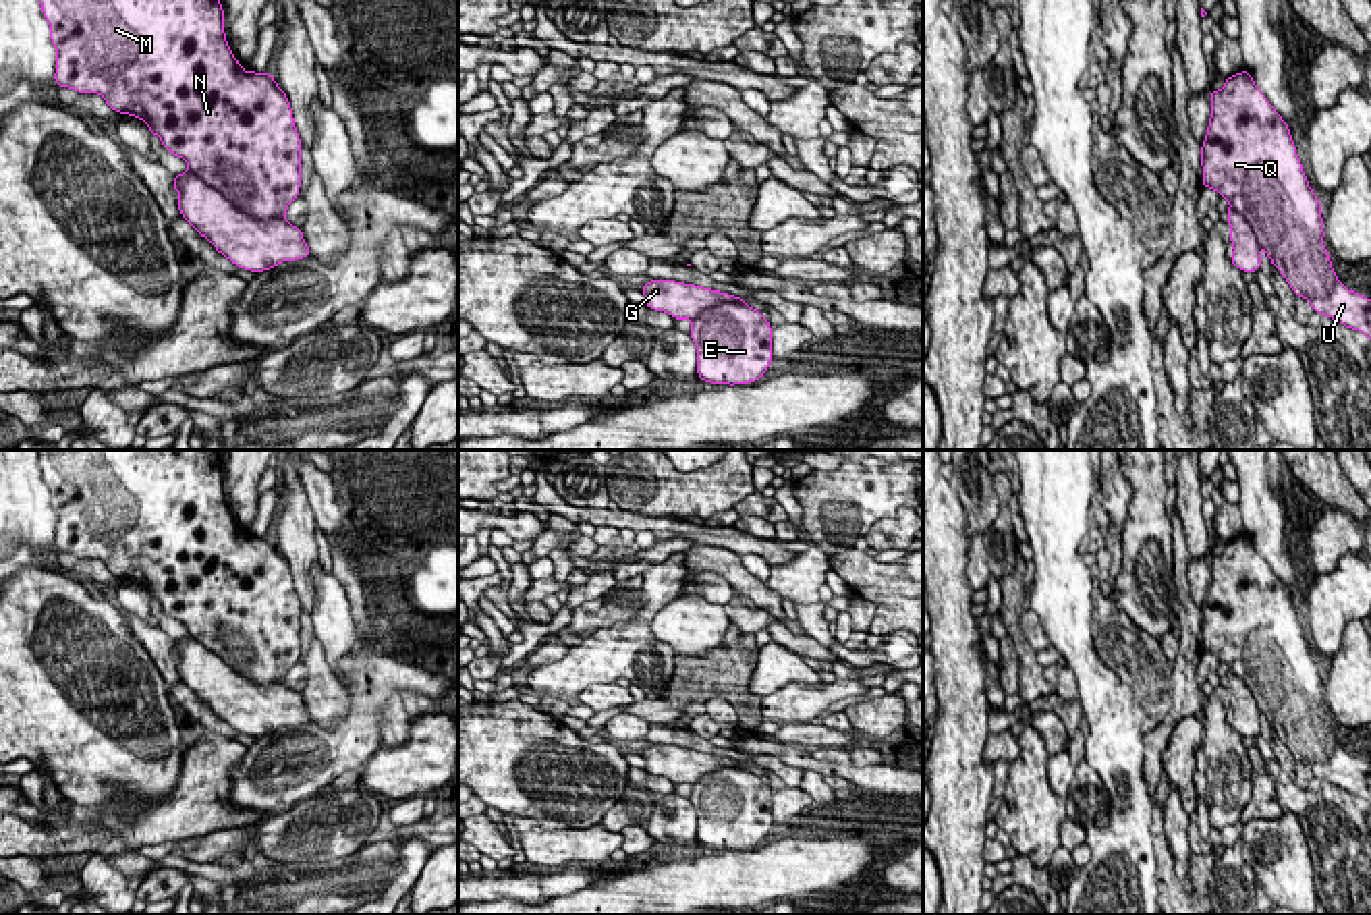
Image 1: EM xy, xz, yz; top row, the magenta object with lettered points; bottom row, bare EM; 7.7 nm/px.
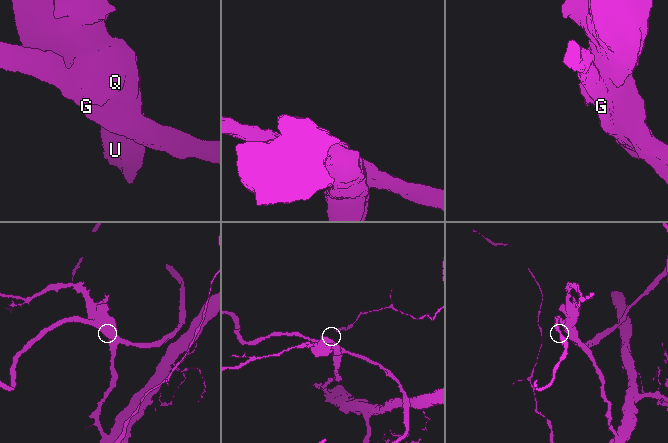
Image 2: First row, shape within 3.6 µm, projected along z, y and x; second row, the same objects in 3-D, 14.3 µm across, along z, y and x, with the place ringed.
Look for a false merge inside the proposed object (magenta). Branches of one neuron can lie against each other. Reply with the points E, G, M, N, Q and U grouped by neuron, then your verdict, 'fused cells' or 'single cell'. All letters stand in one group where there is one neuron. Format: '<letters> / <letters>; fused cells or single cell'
E M N Q U / G; fused cells

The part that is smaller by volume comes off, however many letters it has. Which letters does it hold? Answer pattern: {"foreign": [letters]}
{"foreign": ["G"]}

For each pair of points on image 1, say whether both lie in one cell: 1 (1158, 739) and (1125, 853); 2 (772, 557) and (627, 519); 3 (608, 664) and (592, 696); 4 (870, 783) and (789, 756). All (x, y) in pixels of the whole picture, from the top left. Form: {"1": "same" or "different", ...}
{"1": "different", "2": "same", "3": "different", "4": "same"}

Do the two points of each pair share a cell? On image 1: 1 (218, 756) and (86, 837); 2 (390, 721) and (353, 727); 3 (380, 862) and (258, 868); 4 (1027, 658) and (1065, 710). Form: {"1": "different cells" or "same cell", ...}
{"1": "same cell", "2": "different cells", "3": "same cell", "4": "different cells"}

